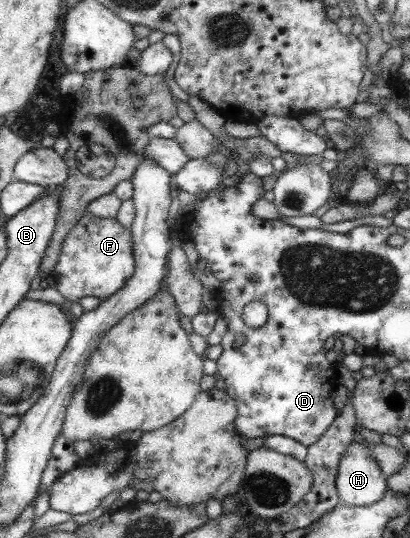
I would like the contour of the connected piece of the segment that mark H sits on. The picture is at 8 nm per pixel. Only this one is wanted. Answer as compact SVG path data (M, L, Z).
M348 443L340 458L335 487L343 506L368 506L383 499L387 486L366 444Z

